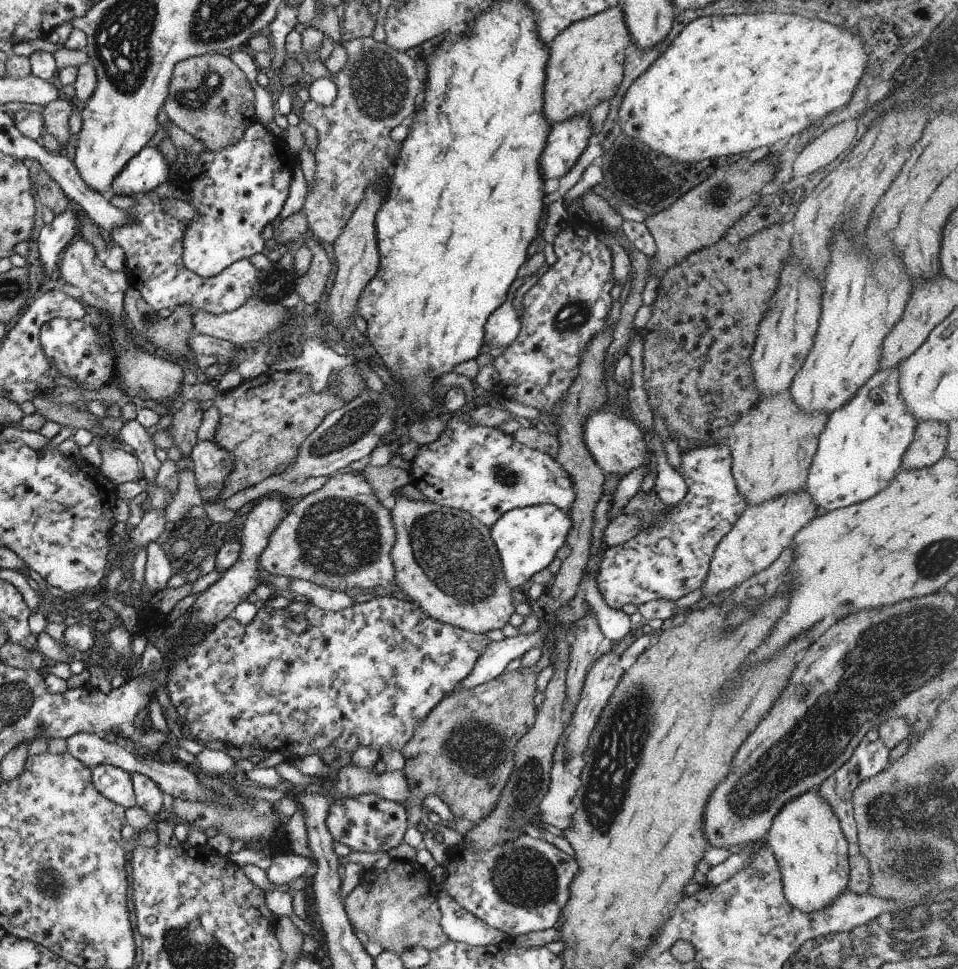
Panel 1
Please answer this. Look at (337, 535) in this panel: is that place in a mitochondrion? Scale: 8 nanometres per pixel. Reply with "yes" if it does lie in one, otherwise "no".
yes

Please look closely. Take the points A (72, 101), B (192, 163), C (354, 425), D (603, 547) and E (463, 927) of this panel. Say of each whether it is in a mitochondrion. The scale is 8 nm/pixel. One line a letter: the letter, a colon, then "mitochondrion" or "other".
A: other
B: other
C: mitochondrion
D: other
E: other

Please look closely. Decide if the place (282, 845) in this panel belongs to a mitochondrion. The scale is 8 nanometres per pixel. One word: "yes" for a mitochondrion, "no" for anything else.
no

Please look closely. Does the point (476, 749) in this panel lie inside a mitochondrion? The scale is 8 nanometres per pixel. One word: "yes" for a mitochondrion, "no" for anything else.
yes

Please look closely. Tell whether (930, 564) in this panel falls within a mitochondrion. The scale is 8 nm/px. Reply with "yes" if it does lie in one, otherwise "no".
yes

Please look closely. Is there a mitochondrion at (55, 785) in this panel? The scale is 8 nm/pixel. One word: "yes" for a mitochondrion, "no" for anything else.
no

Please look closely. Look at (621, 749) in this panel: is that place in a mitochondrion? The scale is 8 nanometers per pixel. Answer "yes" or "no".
yes

